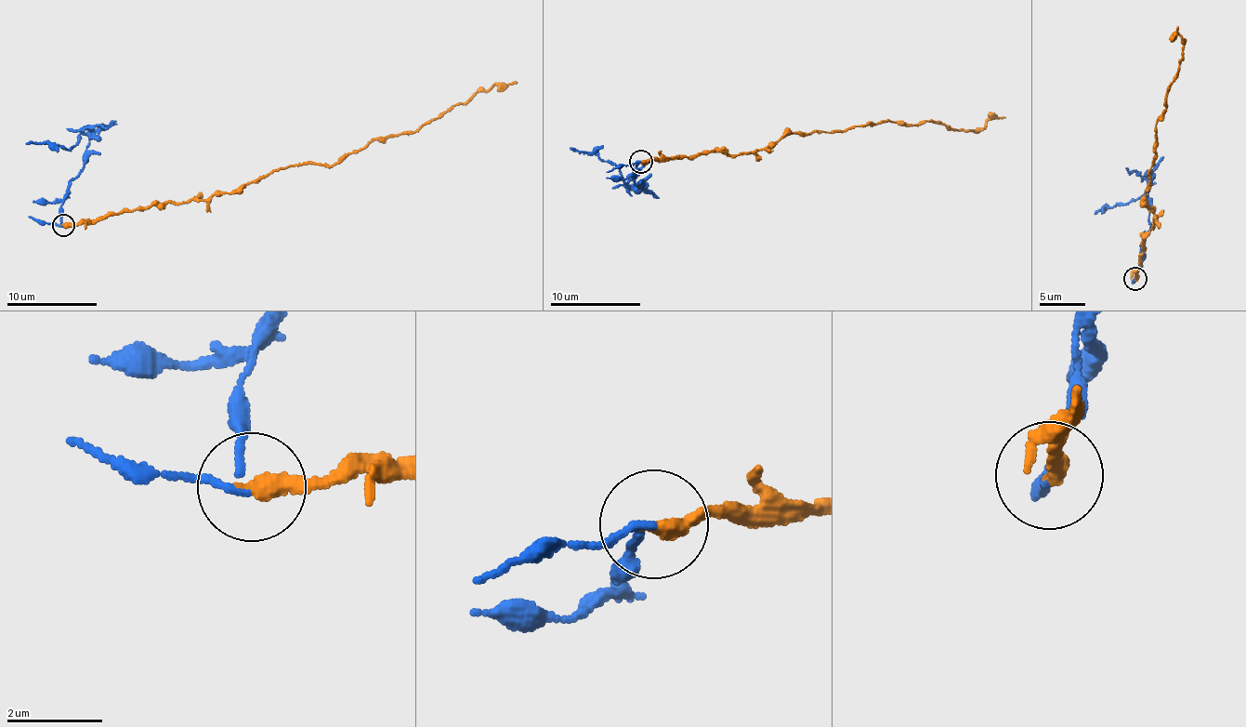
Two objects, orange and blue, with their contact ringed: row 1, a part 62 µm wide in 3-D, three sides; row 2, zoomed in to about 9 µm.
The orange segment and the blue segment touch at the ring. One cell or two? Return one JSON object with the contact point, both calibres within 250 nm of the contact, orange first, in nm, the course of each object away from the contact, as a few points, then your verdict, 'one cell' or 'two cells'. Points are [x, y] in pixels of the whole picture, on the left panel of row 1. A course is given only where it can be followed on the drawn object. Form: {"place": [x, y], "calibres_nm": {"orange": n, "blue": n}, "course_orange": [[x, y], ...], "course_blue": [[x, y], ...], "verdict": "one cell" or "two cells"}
{"place": [63, 225], "calibres_nm": {"orange": 360, "blue": 90}, "course_orange": [[64, 226], [220, 197], [299, 164], [332, 166], [370, 142], [417, 131], [491, 85], [517, 80]], "course_blue": [[64, 226], [62, 200], [69, 182], [83, 166], [83, 153], [90, 140], [79, 136], [69, 149], [25, 144]], "verdict": "two cells"}

